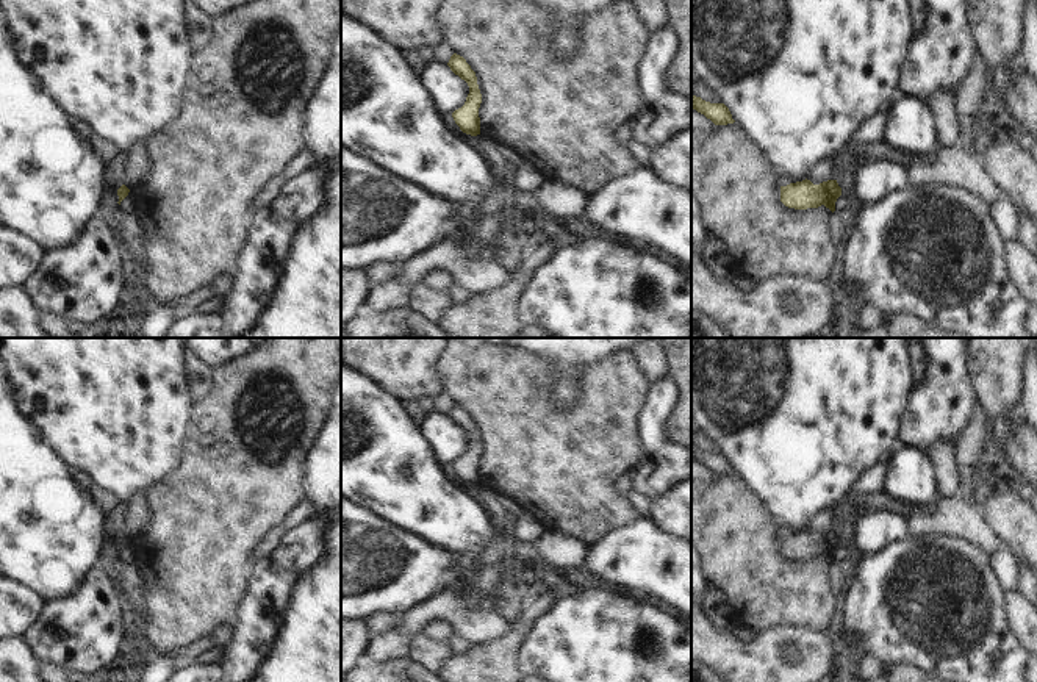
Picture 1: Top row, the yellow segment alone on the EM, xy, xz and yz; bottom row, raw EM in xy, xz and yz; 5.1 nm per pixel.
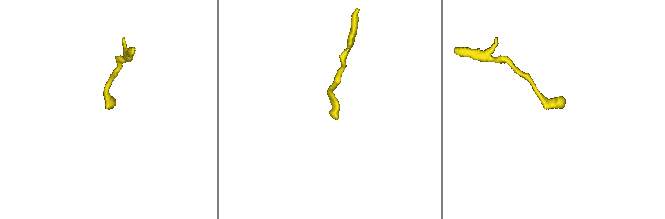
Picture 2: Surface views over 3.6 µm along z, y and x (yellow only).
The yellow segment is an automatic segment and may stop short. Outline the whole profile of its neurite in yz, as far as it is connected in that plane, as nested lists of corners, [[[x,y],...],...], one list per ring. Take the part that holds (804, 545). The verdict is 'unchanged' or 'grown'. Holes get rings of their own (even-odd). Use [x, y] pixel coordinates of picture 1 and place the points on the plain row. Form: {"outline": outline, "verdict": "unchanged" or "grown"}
{"outline": [[[806,529],[802,532],[780,537],[780,552],[795,560],[818,558],[824,555],[832,563],[845,563],[849,558],[849,544],[841,544],[837,530],[813,535]]], "verdict": "grown"}

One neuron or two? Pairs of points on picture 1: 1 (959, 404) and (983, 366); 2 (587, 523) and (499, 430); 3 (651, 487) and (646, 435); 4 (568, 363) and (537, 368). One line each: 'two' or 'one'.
1: two
2: one
3: one
4: two

